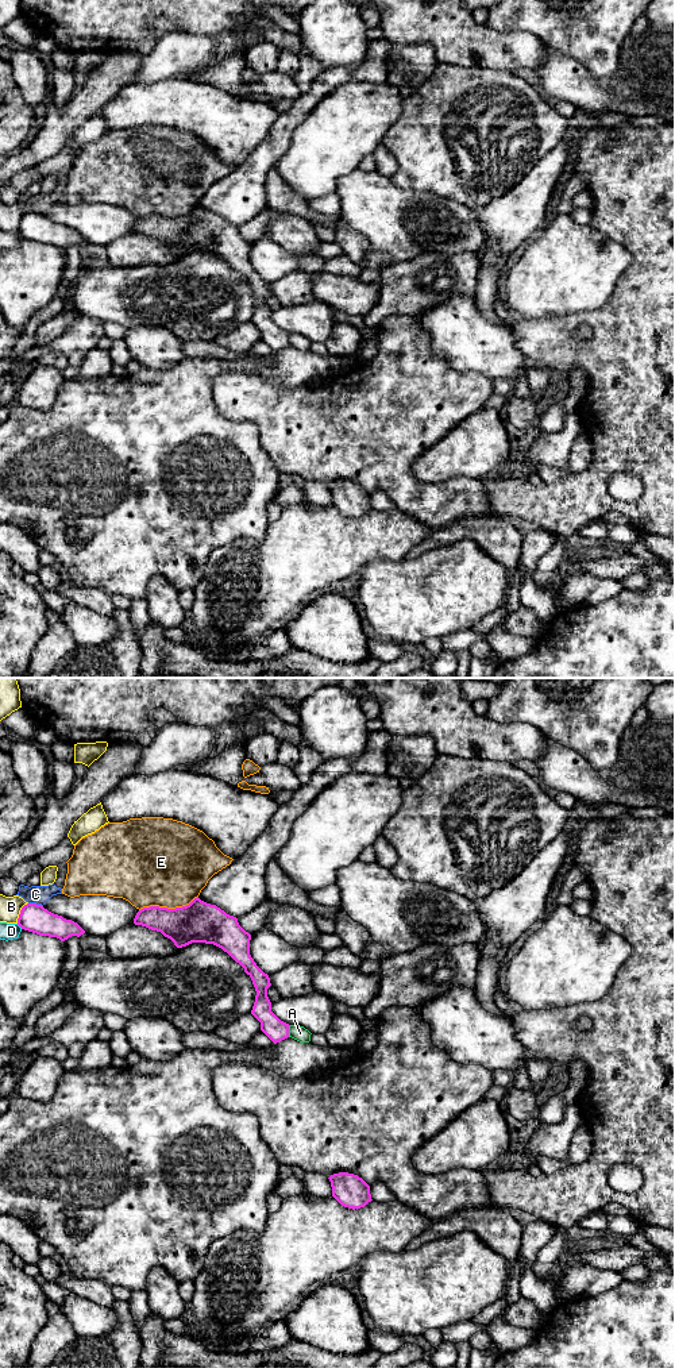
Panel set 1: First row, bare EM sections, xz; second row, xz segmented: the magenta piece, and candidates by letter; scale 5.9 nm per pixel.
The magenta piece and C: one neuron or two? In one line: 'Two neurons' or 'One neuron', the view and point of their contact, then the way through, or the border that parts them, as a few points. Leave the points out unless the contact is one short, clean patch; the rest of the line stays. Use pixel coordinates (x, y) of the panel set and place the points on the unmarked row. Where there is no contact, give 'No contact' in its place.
Two neurons. Touches magenta at xz (35, 212). Boundary: xz (29, 211), (42, 215)

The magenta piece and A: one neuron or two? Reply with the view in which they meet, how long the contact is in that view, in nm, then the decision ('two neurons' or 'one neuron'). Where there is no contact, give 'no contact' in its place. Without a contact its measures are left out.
xz | 70 nm | two neurons

